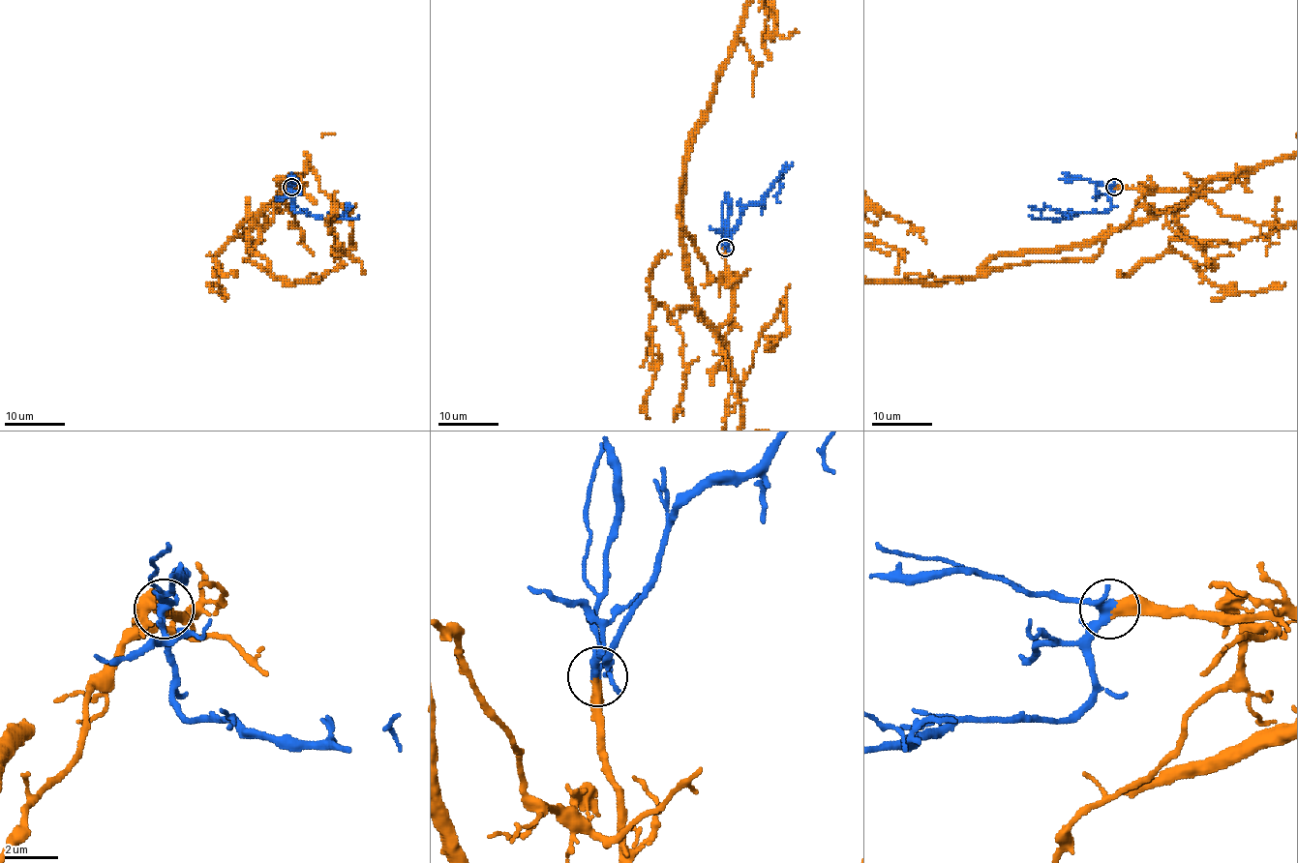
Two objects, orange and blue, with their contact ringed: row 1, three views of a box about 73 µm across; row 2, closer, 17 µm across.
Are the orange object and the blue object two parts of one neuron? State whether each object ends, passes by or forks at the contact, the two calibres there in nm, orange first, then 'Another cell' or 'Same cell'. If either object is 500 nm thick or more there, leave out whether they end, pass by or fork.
At the ring orange ends. At the ring blue forks. Thickness 440 nm (orange) against 260 nm. Same cell

